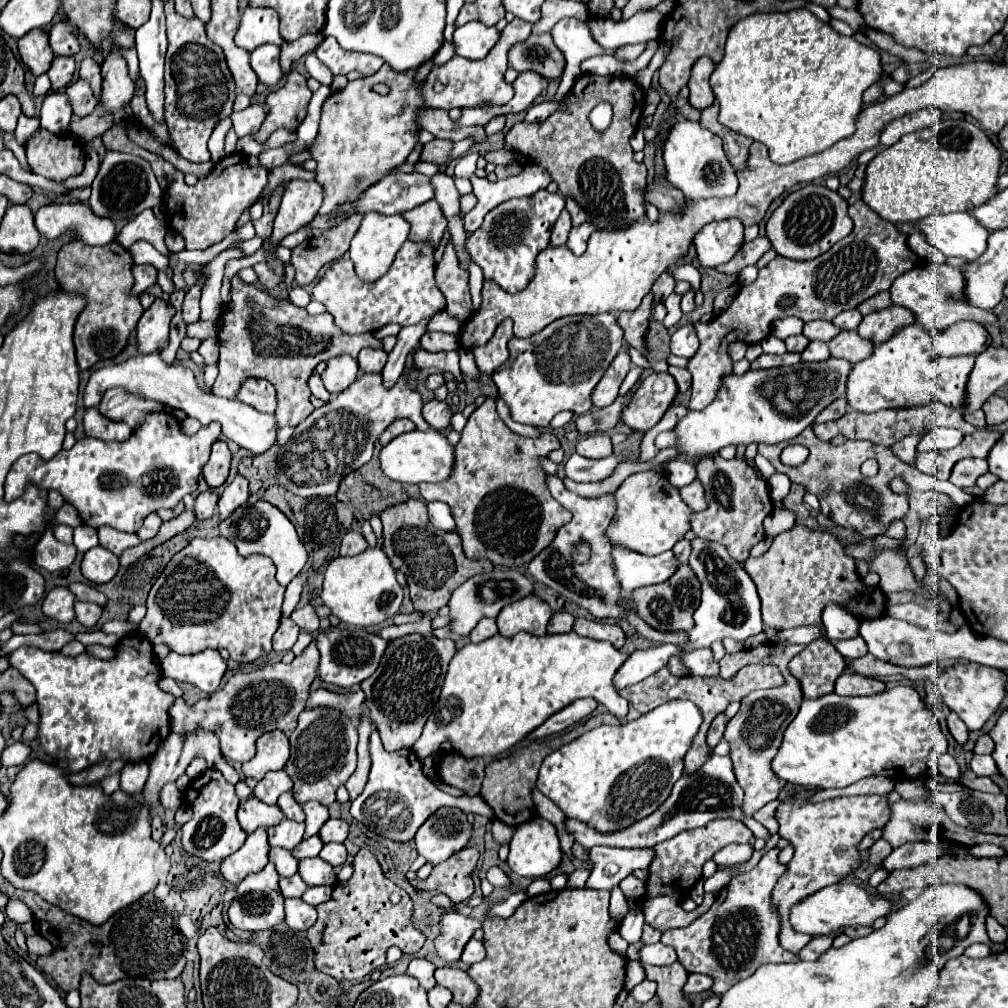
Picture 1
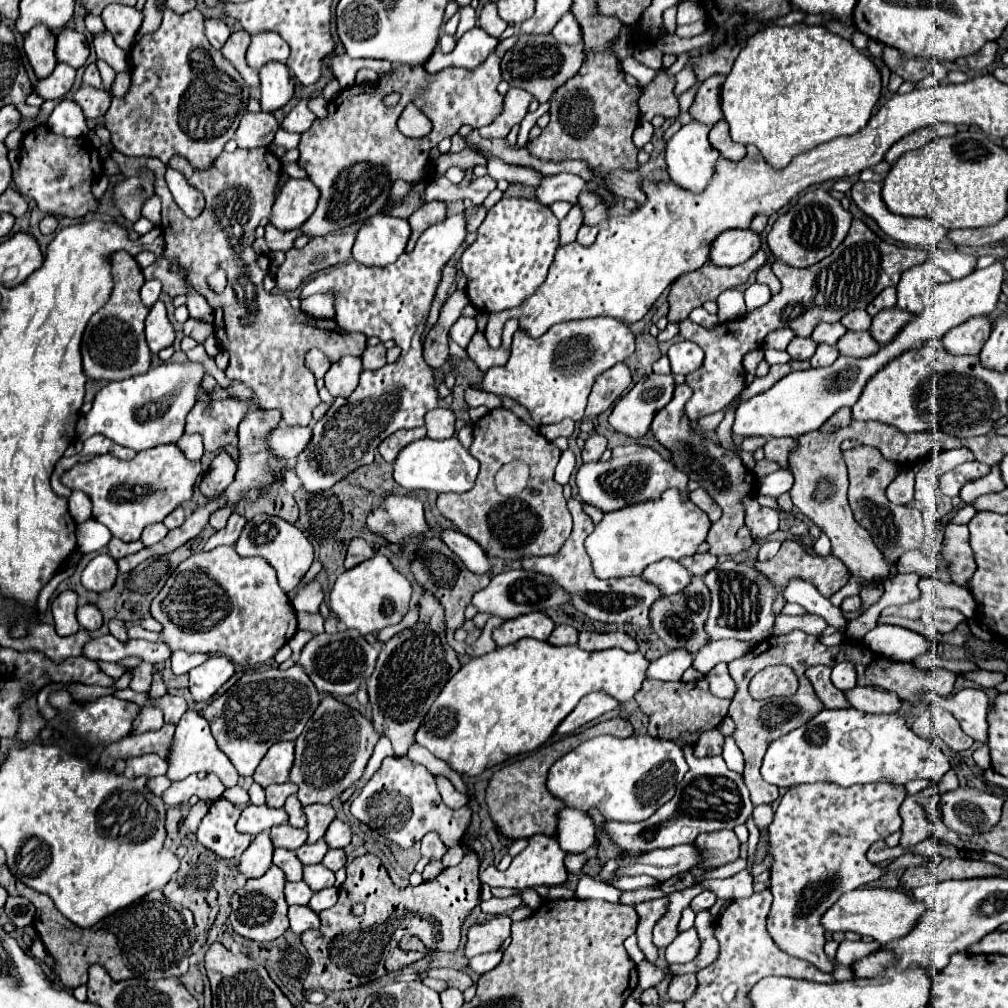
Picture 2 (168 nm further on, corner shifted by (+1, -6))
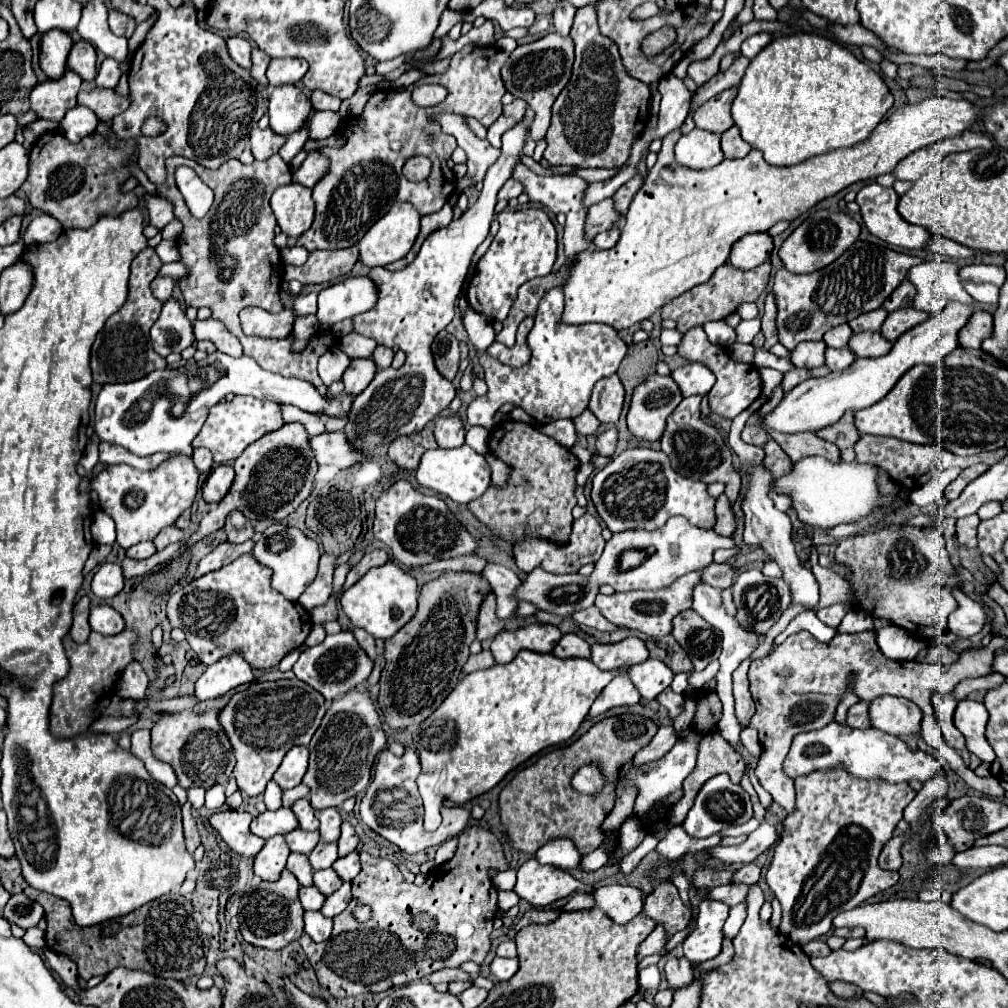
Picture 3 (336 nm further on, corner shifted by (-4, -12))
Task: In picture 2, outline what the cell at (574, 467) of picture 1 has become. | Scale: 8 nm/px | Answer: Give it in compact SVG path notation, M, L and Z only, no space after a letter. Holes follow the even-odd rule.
M629 444L629 456L611 456L607 462L591 462L583 464L577 472L579 496L585 504L591 504L607 514L607 510L621 510L623 506L633 506L635 502L645 502L651 498L659 498L663 490L679 488L681 498L689 500L687 490L687 474L679 472L669 460L665 460L659 452L649 446Z

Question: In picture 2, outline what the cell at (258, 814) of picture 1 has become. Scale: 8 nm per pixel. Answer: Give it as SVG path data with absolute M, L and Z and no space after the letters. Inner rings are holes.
M249 804L243 808L241 818L237 822L239 832L247 832L251 836L257 836L263 830L269 830L273 826L279 826L287 822L287 812L283 808L269 808L269 806L253 806Z

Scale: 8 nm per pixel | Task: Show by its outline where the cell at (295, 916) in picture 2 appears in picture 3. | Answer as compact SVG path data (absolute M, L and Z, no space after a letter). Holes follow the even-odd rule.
M304 912L304 934L314 942L324 942L332 934L332 920L320 912Z

